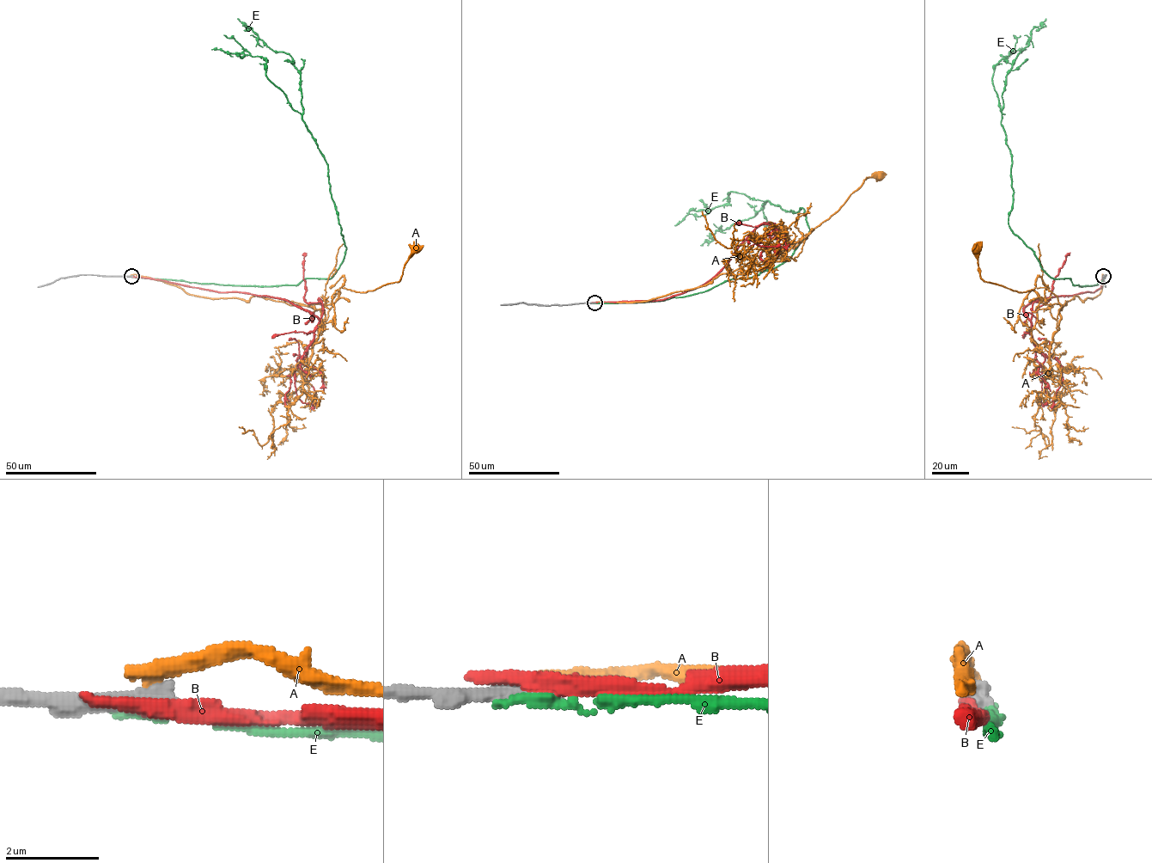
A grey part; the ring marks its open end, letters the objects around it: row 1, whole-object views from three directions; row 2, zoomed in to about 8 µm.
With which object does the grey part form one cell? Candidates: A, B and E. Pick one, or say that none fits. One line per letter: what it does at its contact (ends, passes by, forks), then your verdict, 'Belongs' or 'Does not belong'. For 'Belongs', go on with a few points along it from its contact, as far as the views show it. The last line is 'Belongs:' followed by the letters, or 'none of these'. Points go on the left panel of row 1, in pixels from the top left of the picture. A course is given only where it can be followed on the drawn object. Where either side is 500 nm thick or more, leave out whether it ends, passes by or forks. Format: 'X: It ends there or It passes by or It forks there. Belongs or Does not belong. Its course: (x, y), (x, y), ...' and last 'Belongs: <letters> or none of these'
A: It ends there. Does not belong
B: It passes by. Does not belong
E: It ends there. Does not belong
Belongs: none of these

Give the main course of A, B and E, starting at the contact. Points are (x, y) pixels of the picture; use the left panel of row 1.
A: (131, 275), (210, 298), (302, 303), (323, 310), (320, 330), (340, 287), (366, 292), (399, 282), (415, 250)
B: (131, 276), (268, 296), (310, 311), (318, 325), (307, 354), (297, 363), (315, 390), (312, 409)
E: (131, 276), (295, 285), (330, 278), (344, 255), (328, 165), (301, 118), (300, 72), (237, 18)

